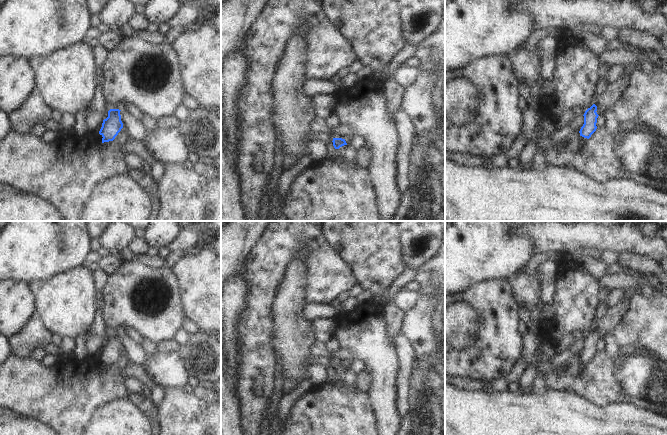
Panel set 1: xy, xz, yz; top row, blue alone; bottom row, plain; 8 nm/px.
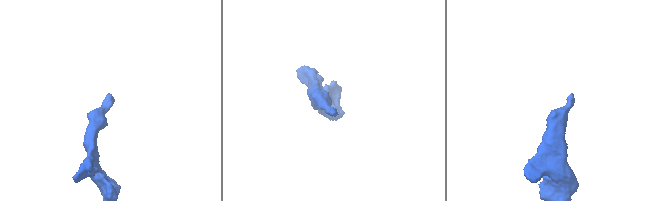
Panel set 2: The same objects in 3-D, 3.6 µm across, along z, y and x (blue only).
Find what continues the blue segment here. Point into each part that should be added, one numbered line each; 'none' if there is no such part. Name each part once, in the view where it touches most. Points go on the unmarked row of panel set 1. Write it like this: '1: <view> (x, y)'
1: xz (346, 376).

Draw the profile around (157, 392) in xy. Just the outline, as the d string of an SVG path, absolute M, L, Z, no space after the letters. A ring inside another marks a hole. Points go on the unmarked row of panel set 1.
M154 385L153 388L150 390L151 397L148 402L150 405L150 413L154 413L157 406L160 404L160 402L163 400L163 397L165 395L165 388L159 385Z

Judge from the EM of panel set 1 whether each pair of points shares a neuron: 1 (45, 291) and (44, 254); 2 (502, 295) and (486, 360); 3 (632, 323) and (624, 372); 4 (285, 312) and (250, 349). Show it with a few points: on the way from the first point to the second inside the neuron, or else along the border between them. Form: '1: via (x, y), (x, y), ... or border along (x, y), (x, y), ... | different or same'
1: border along (66, 269), (42, 281), (32, 281), (30, 283) | different
2: via (499, 311), (498, 344) | same
3: via (632, 335), (632, 344), (621, 355), (624, 360) | same
4: border along (273, 301), (273, 334), (271, 336), (273, 349) | different

